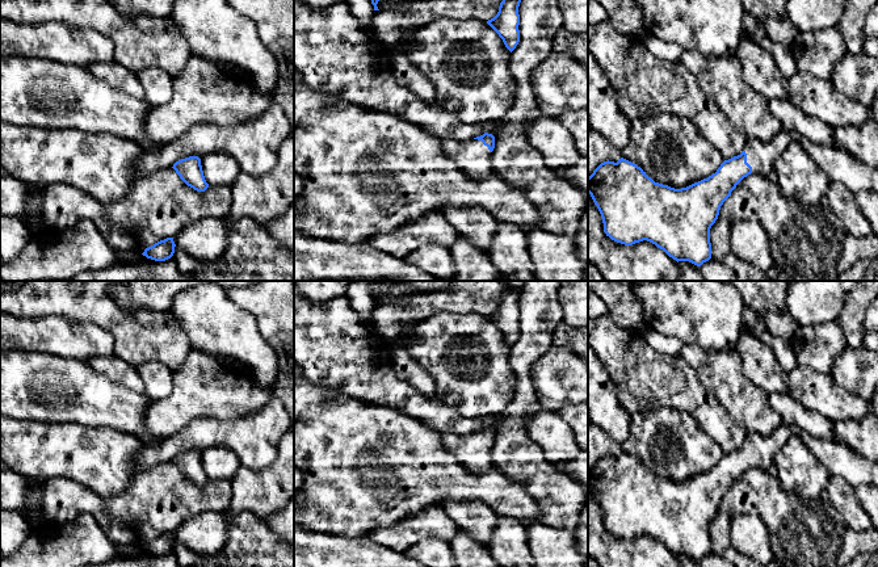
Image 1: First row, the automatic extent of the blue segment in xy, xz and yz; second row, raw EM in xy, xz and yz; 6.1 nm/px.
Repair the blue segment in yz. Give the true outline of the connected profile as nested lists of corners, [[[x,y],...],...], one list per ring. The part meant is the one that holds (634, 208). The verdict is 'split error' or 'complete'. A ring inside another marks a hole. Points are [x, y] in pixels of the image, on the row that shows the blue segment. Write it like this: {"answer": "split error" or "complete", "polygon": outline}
{"answer": "split error", "polygon": [[[785,129],[773,142],[747,139],[740,155],[724,160],[715,173],[686,188],[675,189],[655,182],[640,167],[621,158],[617,163],[604,161],[593,171],[588,177],[588,193],[601,214],[604,232],[612,240],[625,245],[647,240],[677,262],[689,261],[701,266],[711,259],[710,228],[723,202],[748,175],[769,176],[774,161],[790,142],[799,142],[831,182],[845,186],[853,194],[862,190],[878,193],[878,168],[864,164],[847,151],[815,144]]]}

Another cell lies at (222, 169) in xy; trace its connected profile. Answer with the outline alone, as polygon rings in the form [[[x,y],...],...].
[[[214,152],[201,158],[205,180],[209,185],[232,186],[241,168],[236,159],[226,152]]]

